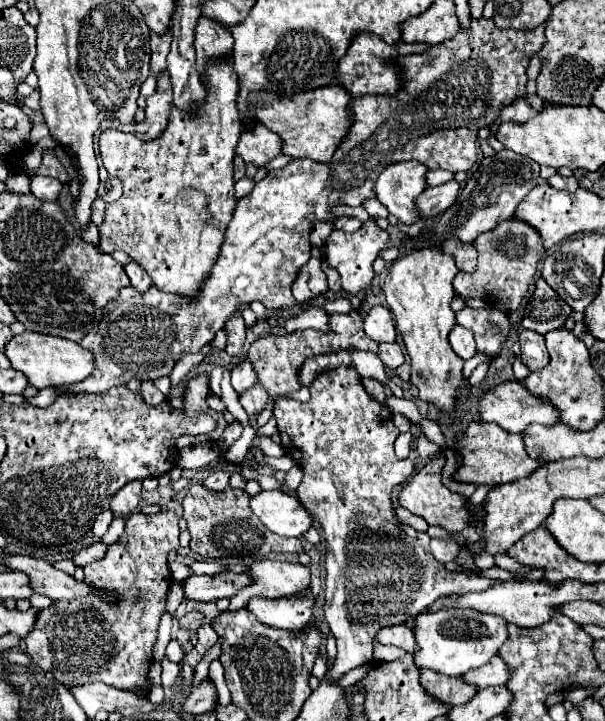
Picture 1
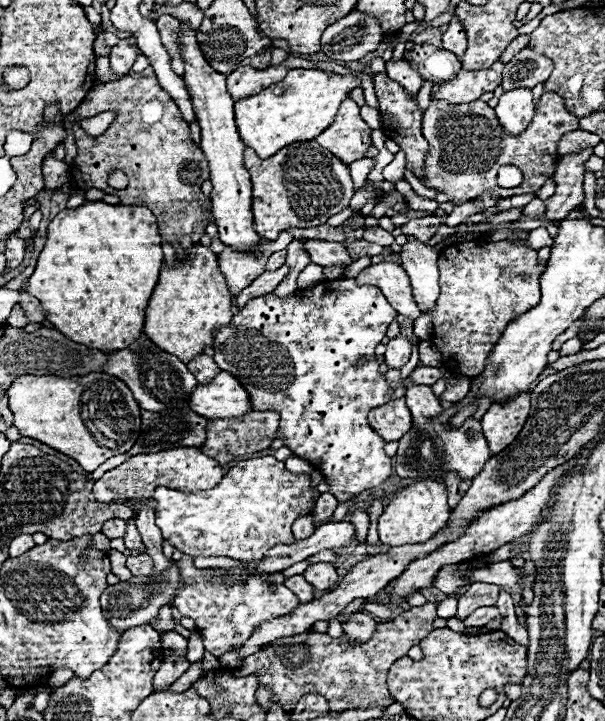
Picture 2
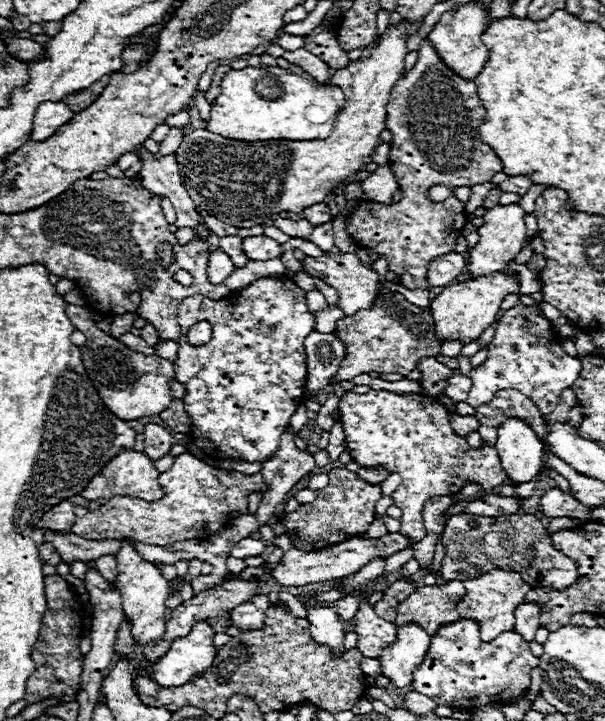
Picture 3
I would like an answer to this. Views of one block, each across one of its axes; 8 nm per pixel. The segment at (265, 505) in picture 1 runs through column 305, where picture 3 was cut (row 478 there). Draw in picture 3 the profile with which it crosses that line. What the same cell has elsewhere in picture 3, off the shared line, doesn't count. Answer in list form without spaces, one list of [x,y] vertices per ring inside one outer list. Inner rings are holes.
[[[510,418],[498,428],[496,448],[502,470],[516,486],[530,482],[540,474],[542,442],[522,420]]]

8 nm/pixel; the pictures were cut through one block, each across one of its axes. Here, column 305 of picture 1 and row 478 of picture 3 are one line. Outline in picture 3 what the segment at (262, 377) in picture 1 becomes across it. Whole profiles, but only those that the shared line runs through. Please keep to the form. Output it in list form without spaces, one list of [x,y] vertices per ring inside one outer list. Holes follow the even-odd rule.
[[[334,468],[330,470],[330,484],[324,490],[318,490],[318,498],[310,504],[298,506],[298,510],[286,518],[286,534],[290,536],[292,544],[304,552],[346,542],[354,536],[360,536],[374,522],[374,506],[380,498],[382,484],[368,484],[356,472],[350,472],[346,468]]]

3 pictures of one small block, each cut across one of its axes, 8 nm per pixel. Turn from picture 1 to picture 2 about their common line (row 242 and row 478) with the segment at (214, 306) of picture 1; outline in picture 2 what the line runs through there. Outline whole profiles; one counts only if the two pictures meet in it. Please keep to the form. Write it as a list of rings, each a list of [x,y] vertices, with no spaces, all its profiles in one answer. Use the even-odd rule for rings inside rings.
[[[262,456],[252,460],[240,460],[212,490],[202,492],[180,492],[172,488],[158,486],[152,492],[156,500],[156,526],[162,530],[162,538],[168,540],[174,548],[184,554],[196,556],[228,556],[234,560],[260,560],[264,552],[276,544],[292,544],[292,522],[296,516],[310,512],[310,504],[320,492],[314,488],[310,492],[308,474],[292,474],[284,468],[284,462],[278,462],[274,456]]]

